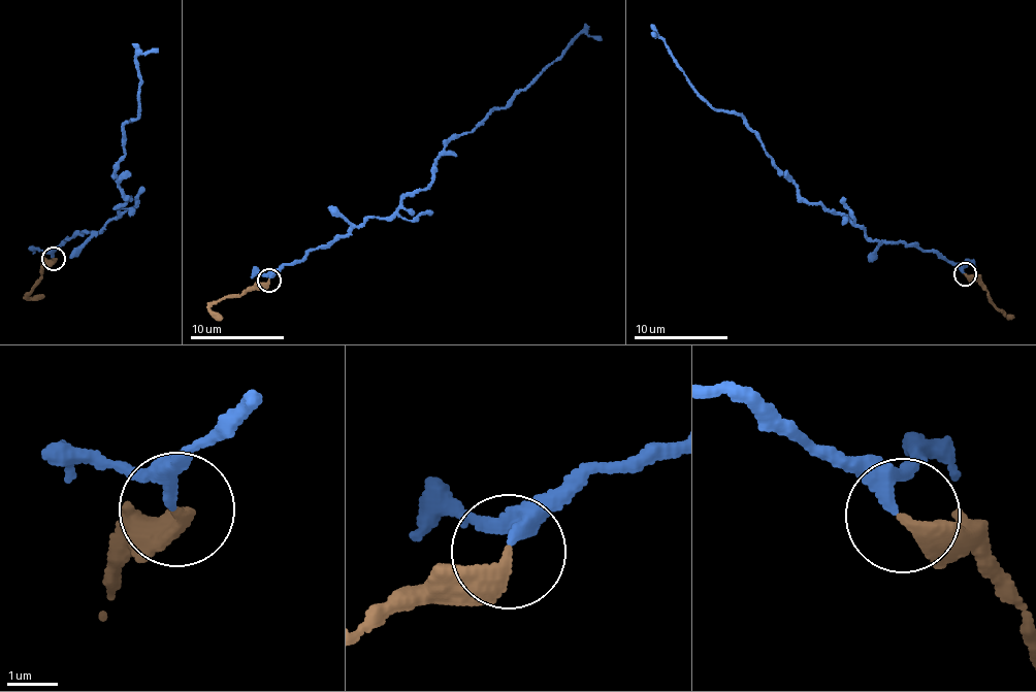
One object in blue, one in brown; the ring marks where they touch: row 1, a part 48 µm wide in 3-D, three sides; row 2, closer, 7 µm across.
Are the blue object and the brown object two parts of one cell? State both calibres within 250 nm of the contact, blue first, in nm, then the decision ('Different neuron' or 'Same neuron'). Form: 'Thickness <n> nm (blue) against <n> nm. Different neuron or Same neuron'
Thickness 200 nm (blue) against 360 nm. Same neuron

